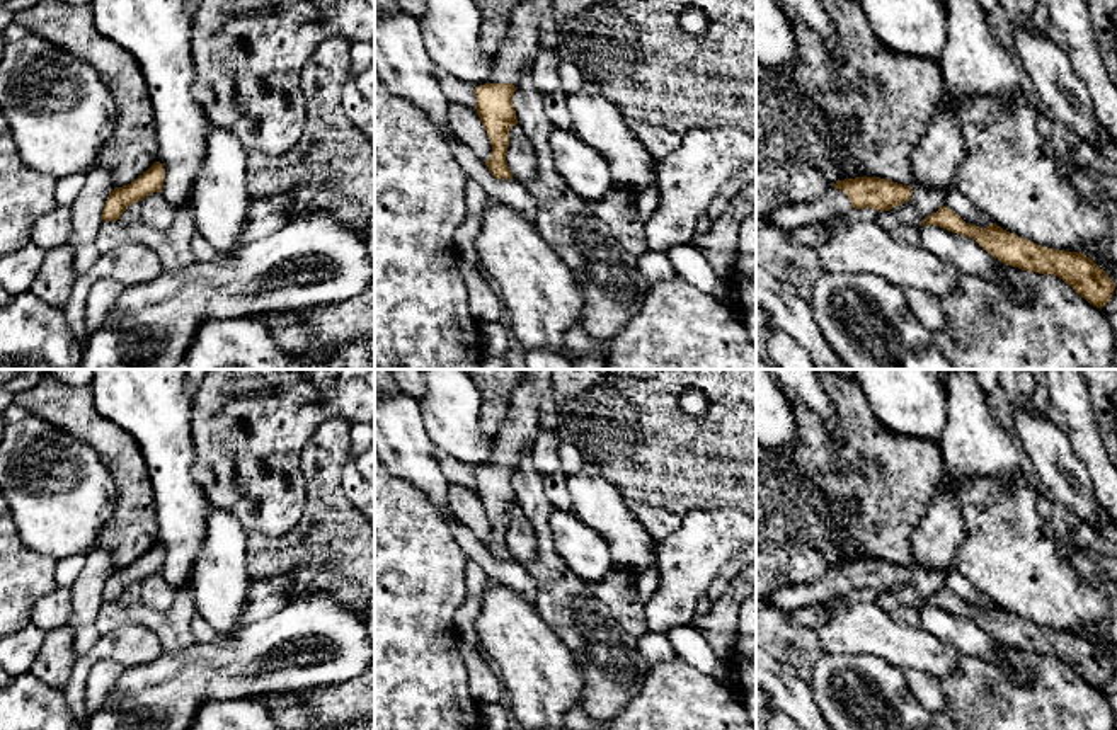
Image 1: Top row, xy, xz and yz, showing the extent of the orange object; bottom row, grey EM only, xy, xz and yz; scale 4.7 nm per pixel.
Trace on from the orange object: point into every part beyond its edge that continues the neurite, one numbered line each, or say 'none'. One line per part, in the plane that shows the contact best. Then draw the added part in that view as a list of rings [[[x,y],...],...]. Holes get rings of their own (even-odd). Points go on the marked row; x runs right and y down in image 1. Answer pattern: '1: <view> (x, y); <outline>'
1: yz (835, 201); [[[829,187],[829,191],[817,199],[776,208],[770,214],[770,226],[788,231],[828,220],[848,209],[851,209],[848,196],[836,187]]]

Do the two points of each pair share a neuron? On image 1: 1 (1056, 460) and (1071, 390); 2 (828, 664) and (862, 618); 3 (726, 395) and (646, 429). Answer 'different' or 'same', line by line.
1: different
2: different
3: same

